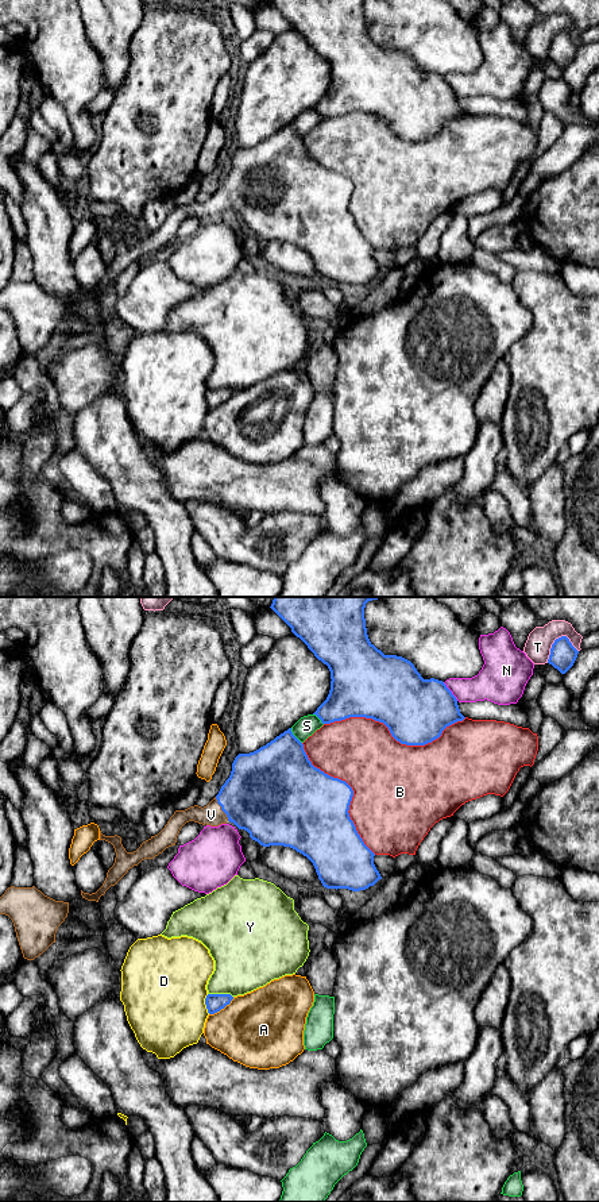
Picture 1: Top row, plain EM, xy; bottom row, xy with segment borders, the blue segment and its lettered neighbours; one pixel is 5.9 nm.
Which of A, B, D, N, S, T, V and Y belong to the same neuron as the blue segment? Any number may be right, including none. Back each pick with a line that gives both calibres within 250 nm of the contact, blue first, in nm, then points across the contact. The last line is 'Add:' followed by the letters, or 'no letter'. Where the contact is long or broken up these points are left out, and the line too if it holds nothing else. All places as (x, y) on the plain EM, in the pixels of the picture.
V: 440 nm thick on the blue side, 130 nm on the other; runs through xy (261, 191), (236, 196), (221, 204), (211, 210)
Add: V

